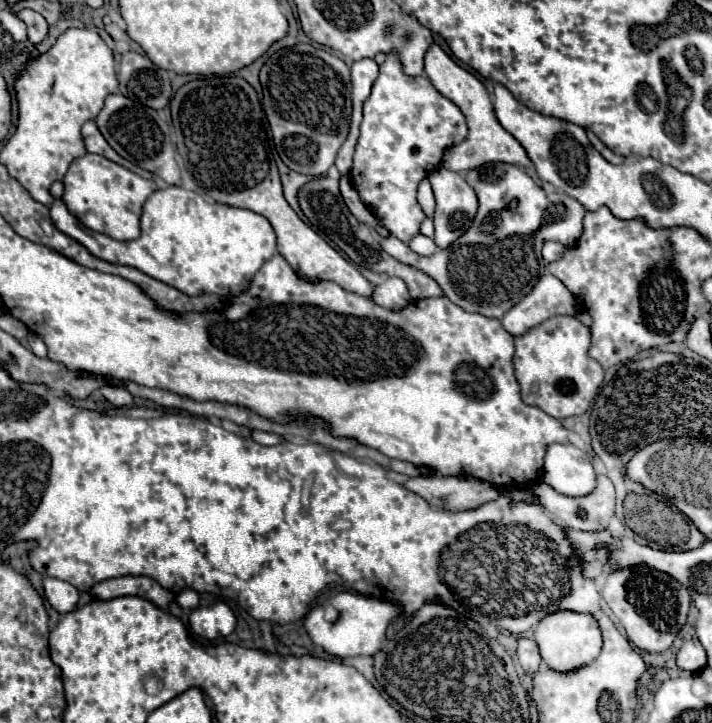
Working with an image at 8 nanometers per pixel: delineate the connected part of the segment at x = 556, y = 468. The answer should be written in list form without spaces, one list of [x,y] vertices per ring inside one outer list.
[[[549,444],[543,466],[543,482],[565,496],[585,496],[595,488],[595,472],[589,456],[573,444]]]

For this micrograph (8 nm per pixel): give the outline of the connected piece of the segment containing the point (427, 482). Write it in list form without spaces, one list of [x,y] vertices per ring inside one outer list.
[[[415,476],[403,486],[441,512],[475,510],[499,498],[499,490],[491,482],[471,476]]]

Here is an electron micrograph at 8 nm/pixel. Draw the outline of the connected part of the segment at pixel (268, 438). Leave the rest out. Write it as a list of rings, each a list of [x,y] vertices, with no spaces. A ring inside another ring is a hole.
[[[253,430],[251,432],[251,438],[263,446],[275,446],[275,444],[281,444],[283,438],[279,438],[277,434],[269,434],[269,432],[259,432],[259,430]]]

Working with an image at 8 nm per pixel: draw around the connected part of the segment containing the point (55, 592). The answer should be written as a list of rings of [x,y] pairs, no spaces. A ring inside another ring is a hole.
[[[45,578],[43,580],[43,590],[45,590],[45,598],[51,604],[53,610],[57,610],[59,614],[67,614],[77,606],[79,600],[79,592],[75,586],[71,586],[65,580],[59,578]]]

